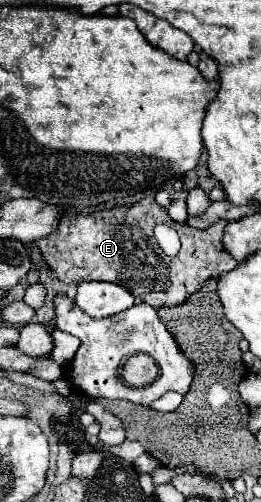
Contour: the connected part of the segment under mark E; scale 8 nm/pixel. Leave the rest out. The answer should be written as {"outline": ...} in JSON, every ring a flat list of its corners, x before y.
{"outline":[[147,196,143,200,139,200,137,204,131,206,121,206,115,210,103,210,103,212,95,212,93,214,67,214,65,222,61,222,61,226,49,234,49,240,37,240,37,248,41,250,41,256,45,258,45,264,49,266,49,272,65,282,65,284,79,284,79,282,91,282,91,280,103,280,103,282,113,282,119,284,123,288,127,288,135,298,151,304,155,310,161,306,179,306,185,302,185,298,189,298,193,292,197,292,209,278,217,278,221,272,229,272,233,268,237,268,235,258,231,258,229,254,225,254,223,250,223,230,227,226,225,220,219,220,217,224,213,224,207,230,197,230,191,228,189,224,175,224,175,230,181,238,181,250,177,256,165,256,161,248,157,248,157,242,153,238,153,228,157,224,173,224,173,220,169,218,167,210,161,208,153,196]]}

